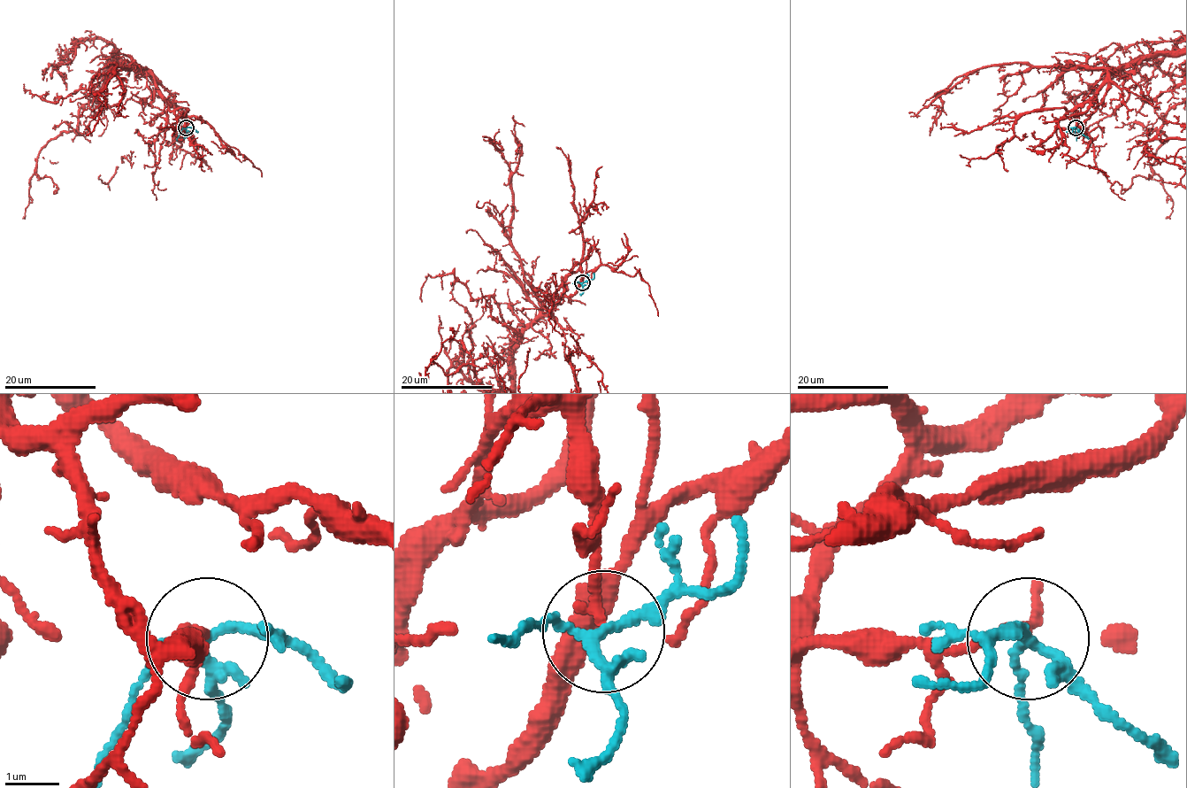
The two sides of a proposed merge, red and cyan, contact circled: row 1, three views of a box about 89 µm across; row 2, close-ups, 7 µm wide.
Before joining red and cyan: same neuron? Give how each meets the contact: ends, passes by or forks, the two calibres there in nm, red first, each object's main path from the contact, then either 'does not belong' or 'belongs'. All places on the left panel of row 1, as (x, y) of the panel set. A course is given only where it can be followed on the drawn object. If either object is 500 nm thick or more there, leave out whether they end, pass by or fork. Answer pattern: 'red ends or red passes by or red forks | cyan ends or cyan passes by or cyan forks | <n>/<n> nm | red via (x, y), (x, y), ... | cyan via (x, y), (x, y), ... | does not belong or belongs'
red ends | cyan forks | 160/160 nm | cyan via (186, 127), (197, 131) | belongs

